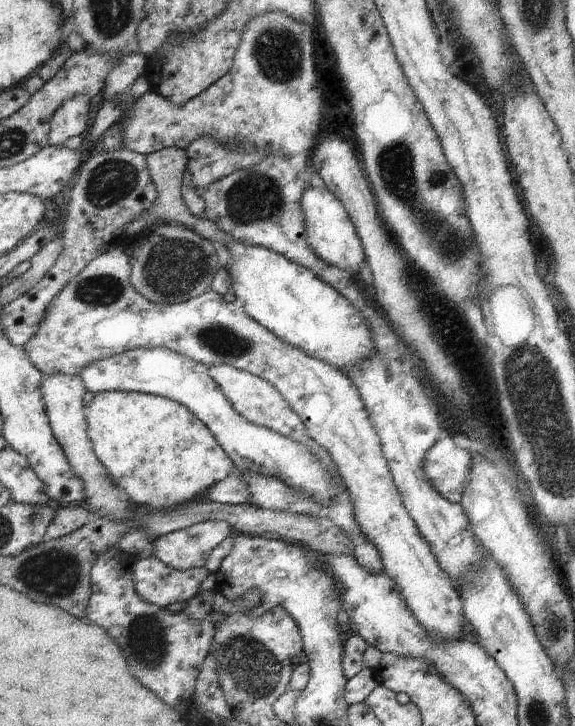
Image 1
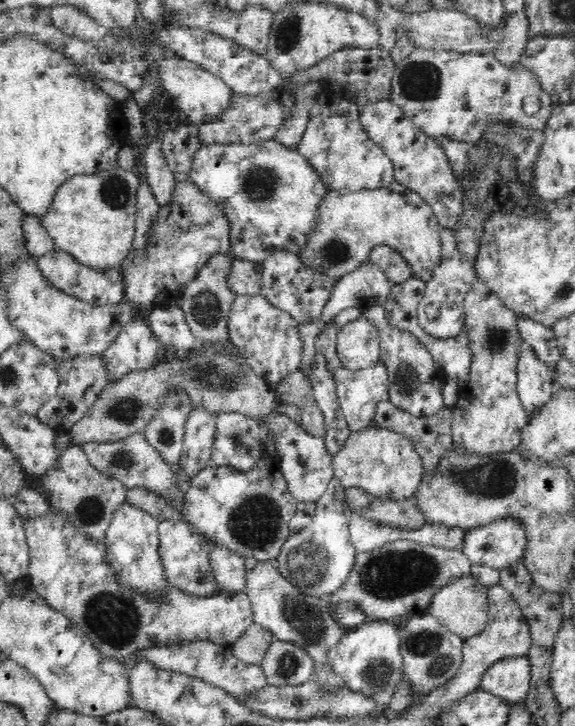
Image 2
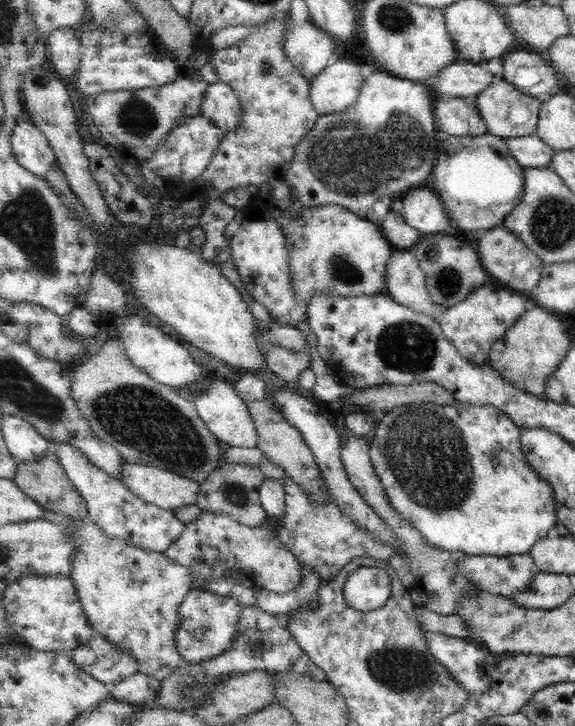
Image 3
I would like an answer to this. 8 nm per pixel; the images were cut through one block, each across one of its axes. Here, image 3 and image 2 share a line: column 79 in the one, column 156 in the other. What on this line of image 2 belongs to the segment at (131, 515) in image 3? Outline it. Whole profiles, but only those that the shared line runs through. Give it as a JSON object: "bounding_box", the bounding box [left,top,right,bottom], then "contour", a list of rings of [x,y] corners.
{"bounding_box":[81,432,185,520],"contour":[[[144,432],[128,434],[126,438],[116,439],[114,442],[87,442],[81,447],[98,470],[109,471],[114,478],[121,479],[129,489],[144,487],[148,490],[161,491],[164,495],[169,494],[169,498],[176,498],[177,511],[180,519],[183,520],[182,504],[184,504],[185,493],[174,483],[176,479],[172,475],[171,464],[166,462],[161,452],[146,440]]]}

